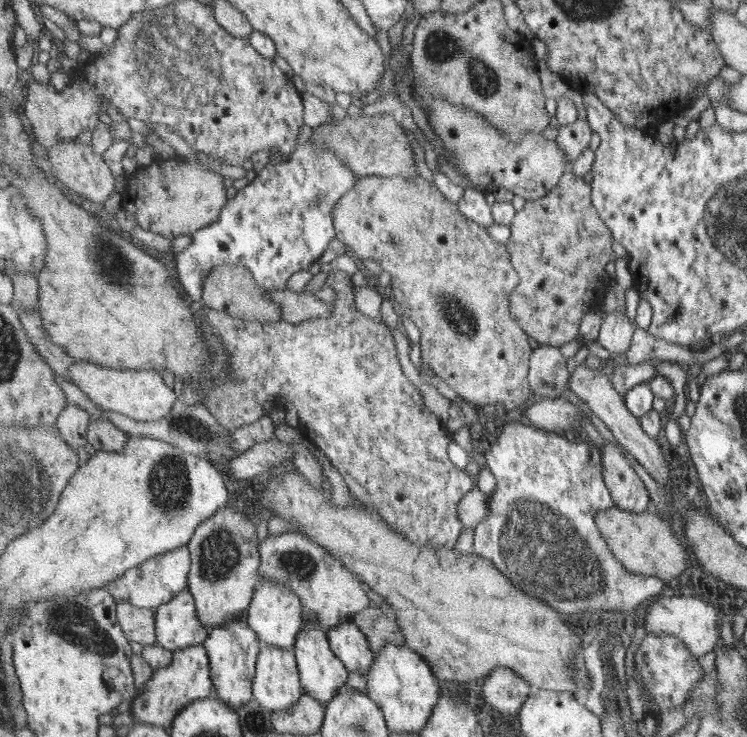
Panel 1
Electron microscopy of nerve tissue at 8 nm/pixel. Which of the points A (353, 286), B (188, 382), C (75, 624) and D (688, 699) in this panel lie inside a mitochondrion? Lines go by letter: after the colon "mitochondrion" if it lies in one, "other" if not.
A: other
B: other
C: mitochondrion
D: other

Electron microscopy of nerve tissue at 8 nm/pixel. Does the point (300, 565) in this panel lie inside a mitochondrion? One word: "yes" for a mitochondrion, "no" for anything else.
yes

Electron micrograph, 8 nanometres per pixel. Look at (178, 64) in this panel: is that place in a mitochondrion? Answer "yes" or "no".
yes

